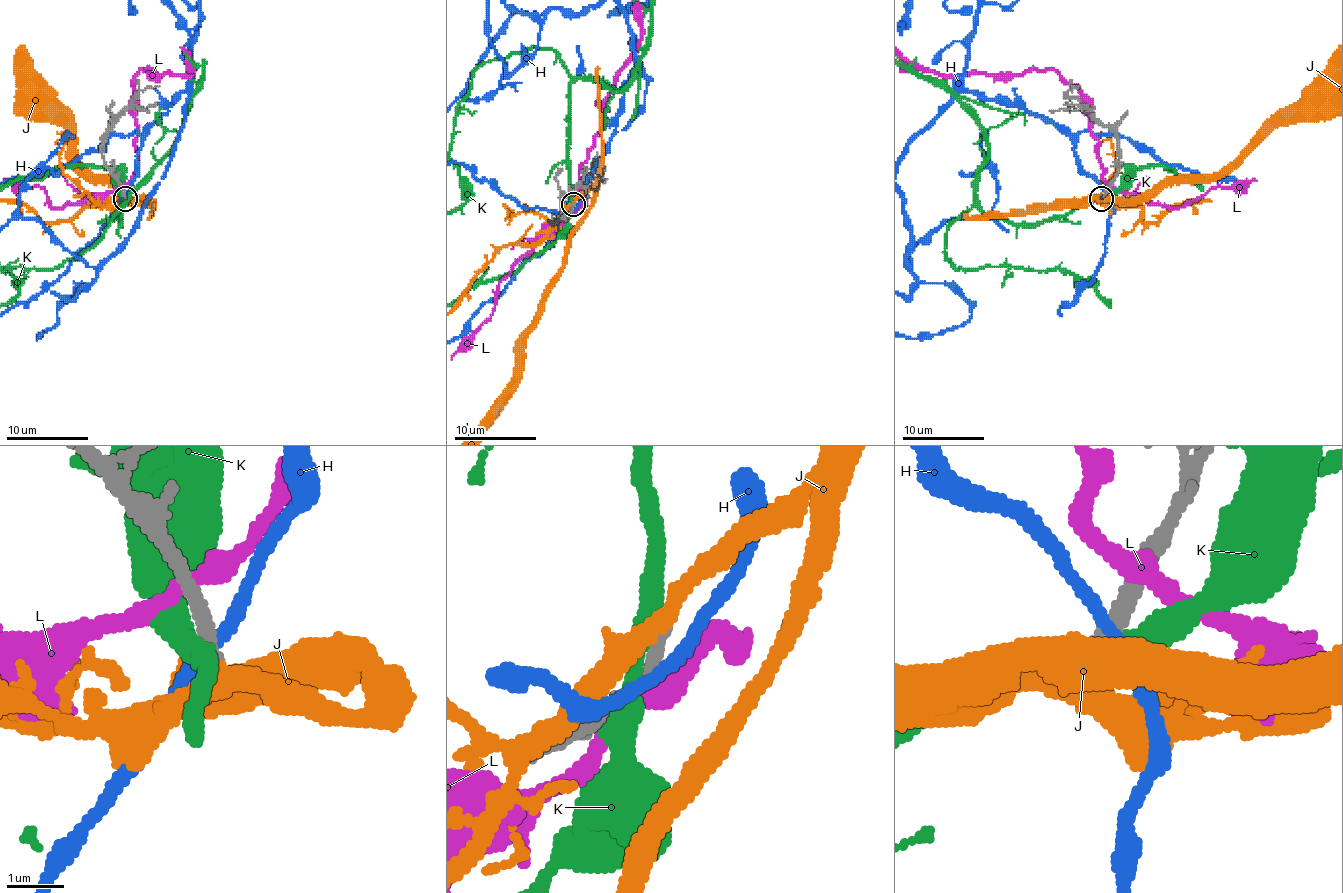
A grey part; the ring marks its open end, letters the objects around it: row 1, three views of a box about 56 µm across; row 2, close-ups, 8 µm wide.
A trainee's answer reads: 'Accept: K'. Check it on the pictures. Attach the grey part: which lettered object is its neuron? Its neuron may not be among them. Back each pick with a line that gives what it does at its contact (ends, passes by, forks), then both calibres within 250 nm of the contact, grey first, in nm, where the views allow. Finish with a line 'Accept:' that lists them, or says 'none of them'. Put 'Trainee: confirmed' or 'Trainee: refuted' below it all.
J: it passes by; 280 nm thick on the grey side, 280 nm on the other
Accept: J
Trainee: refuted

